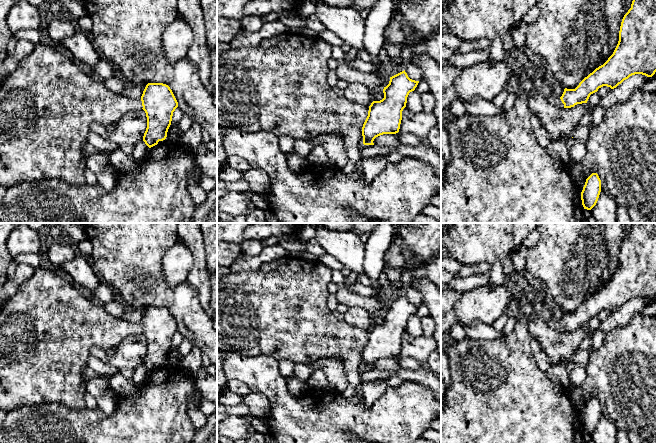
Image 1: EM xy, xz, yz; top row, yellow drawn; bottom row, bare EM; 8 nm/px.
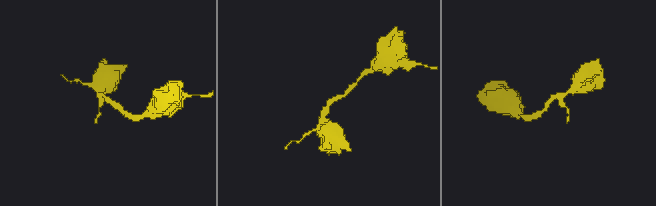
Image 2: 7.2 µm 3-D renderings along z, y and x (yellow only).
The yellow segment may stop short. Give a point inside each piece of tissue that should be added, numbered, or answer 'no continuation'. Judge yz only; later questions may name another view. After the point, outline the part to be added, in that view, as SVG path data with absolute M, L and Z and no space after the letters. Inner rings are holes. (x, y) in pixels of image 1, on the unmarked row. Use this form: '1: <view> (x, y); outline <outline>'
no continuation

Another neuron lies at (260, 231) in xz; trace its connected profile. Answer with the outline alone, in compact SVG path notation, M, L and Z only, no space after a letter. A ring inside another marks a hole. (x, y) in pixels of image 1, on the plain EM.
M257 223L248 224L244 230L247 240L264 240L273 236L288 236L294 234L302 223Z

